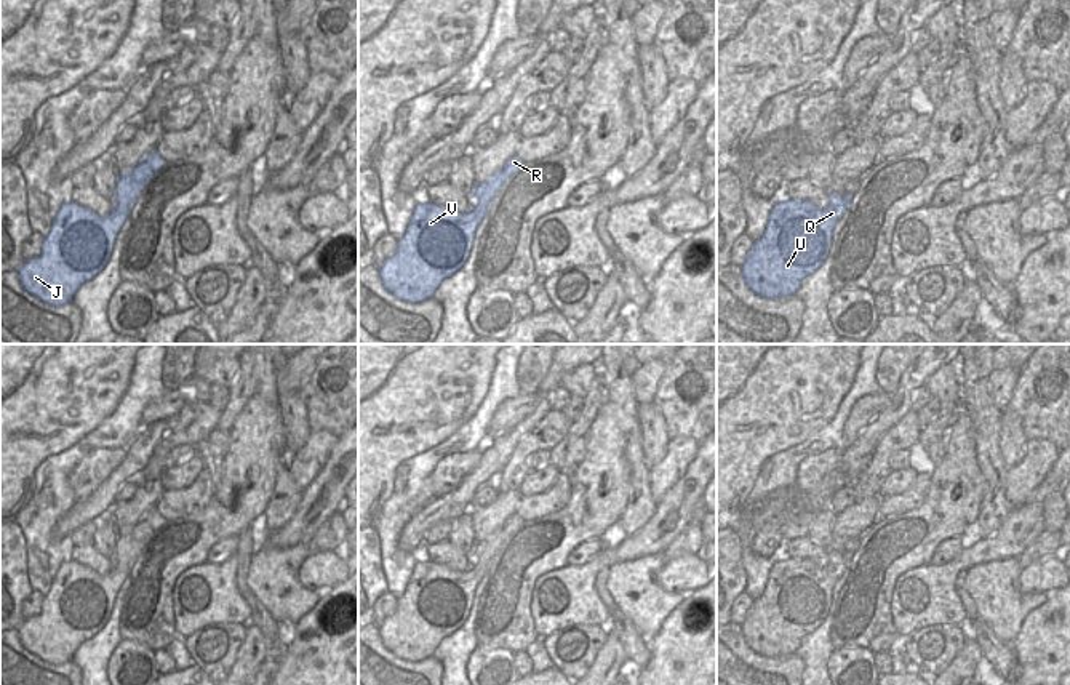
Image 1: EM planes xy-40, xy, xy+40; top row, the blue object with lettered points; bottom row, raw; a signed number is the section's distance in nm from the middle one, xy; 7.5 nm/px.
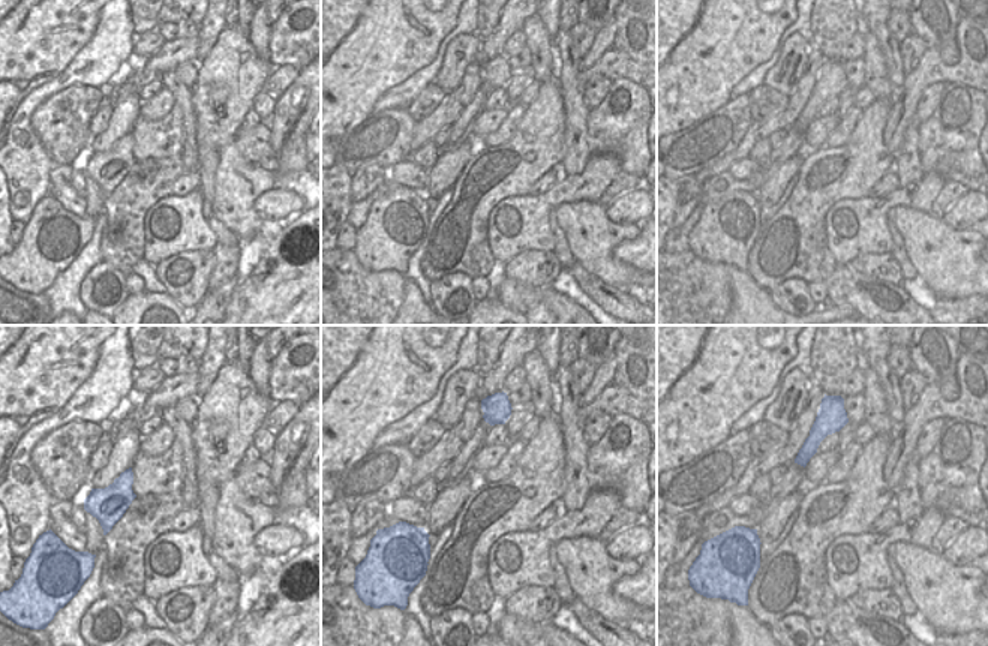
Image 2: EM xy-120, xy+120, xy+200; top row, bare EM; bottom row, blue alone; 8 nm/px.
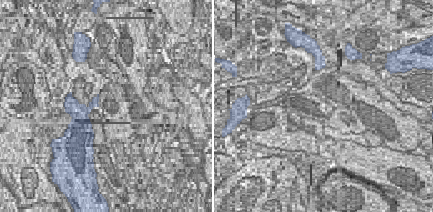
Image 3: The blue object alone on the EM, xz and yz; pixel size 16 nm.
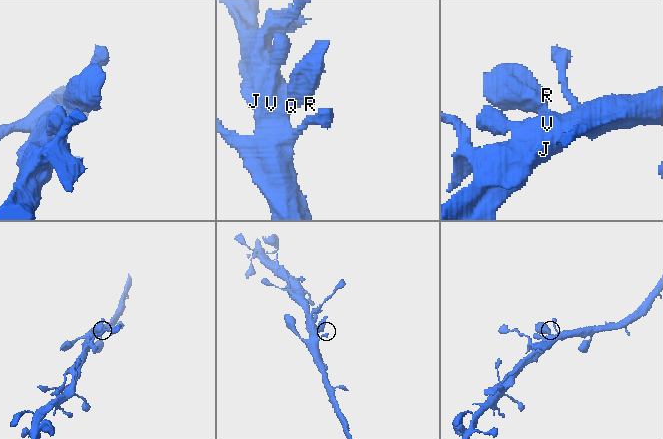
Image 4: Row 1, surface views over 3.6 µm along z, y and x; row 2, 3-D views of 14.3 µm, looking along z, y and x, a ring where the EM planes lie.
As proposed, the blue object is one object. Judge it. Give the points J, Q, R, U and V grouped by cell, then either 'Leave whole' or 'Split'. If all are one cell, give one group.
Groups: J Q R U V. Leave whole.

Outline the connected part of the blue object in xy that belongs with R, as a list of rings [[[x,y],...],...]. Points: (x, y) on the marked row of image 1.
[[[513,155],[496,174],[475,184],[472,195],[477,206],[469,206],[465,213],[432,202],[416,203],[395,253],[377,267],[382,286],[409,304],[432,298],[438,285],[465,264],[477,226],[488,214],[494,195],[521,163]]]

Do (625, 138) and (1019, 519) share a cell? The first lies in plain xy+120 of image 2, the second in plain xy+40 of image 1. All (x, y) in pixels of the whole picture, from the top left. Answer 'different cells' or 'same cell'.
different cells

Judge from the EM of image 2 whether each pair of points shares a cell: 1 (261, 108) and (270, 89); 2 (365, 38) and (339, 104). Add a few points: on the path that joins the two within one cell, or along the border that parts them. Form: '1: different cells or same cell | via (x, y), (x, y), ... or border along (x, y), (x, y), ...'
1: same cell | via (264, 104), (270, 93)
2: same cell | via (348, 54), (339, 63), (339, 87)

